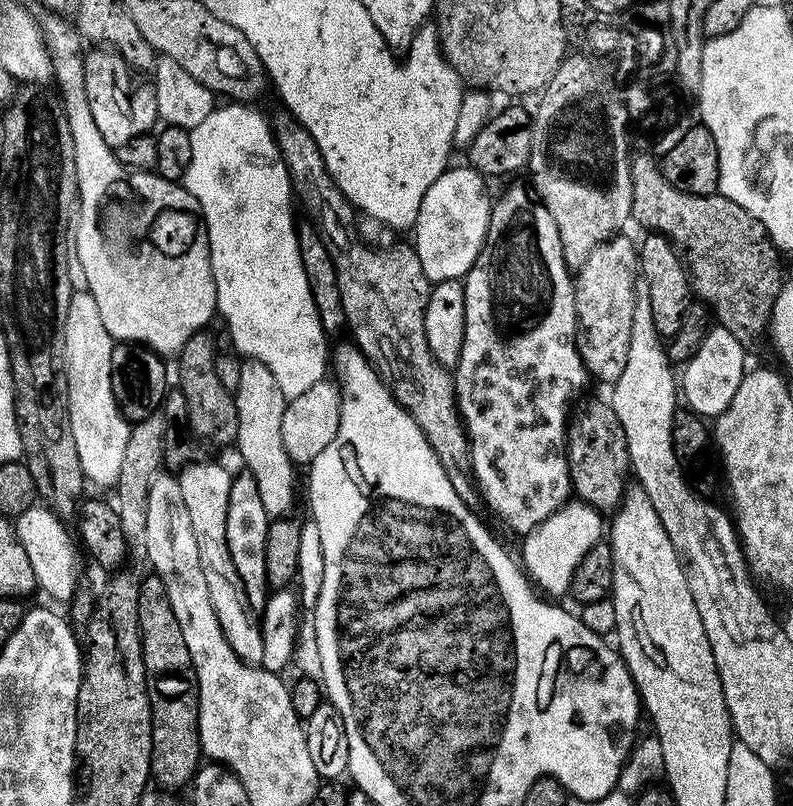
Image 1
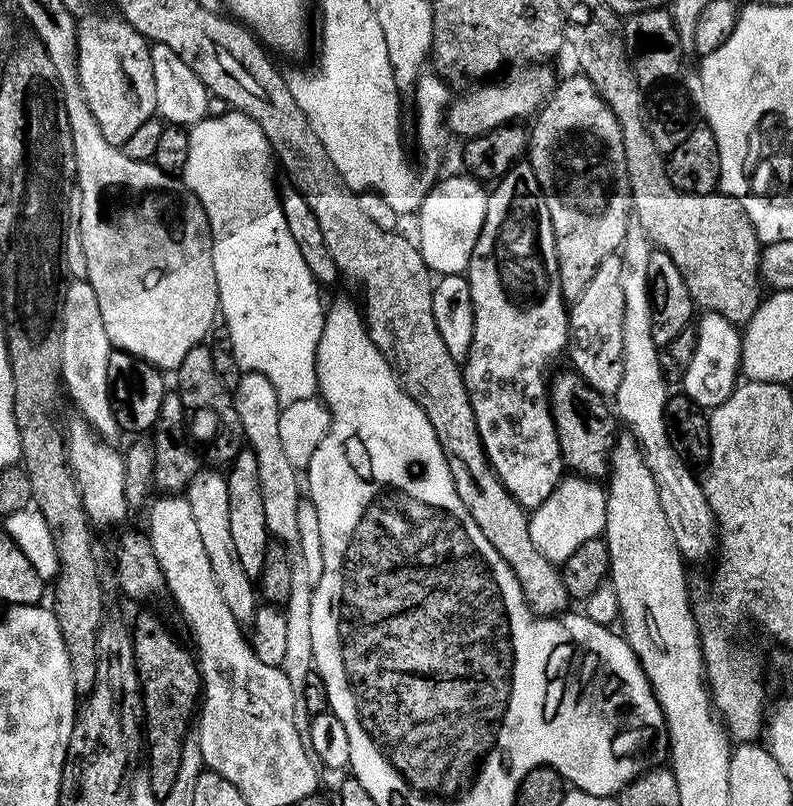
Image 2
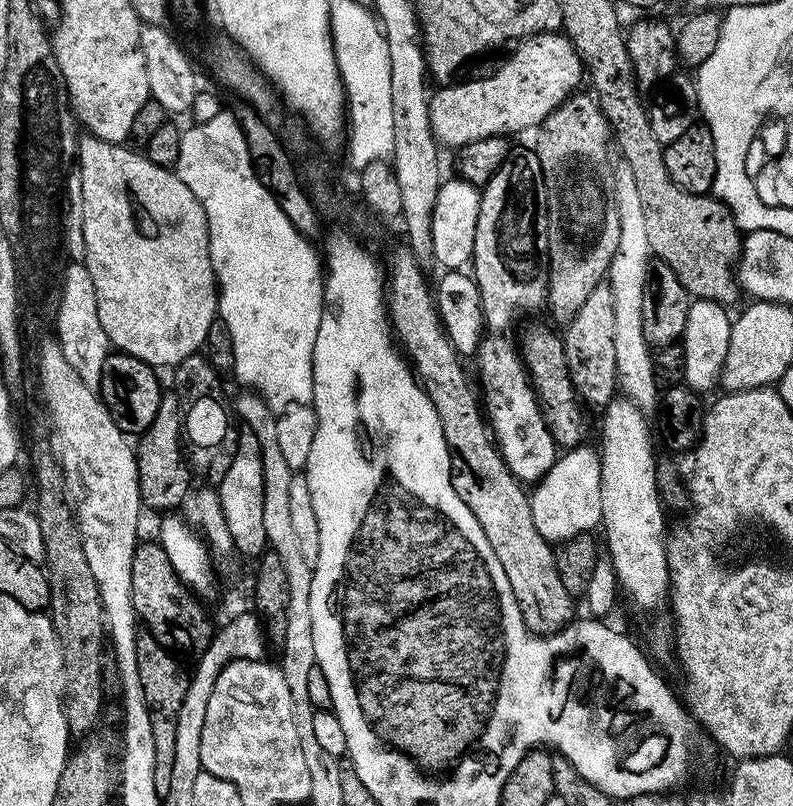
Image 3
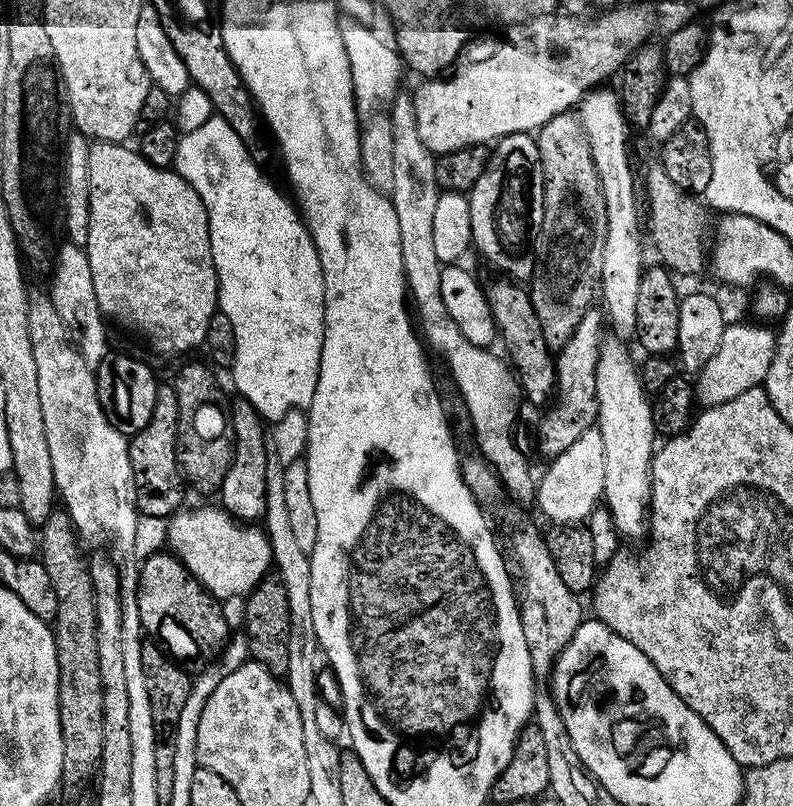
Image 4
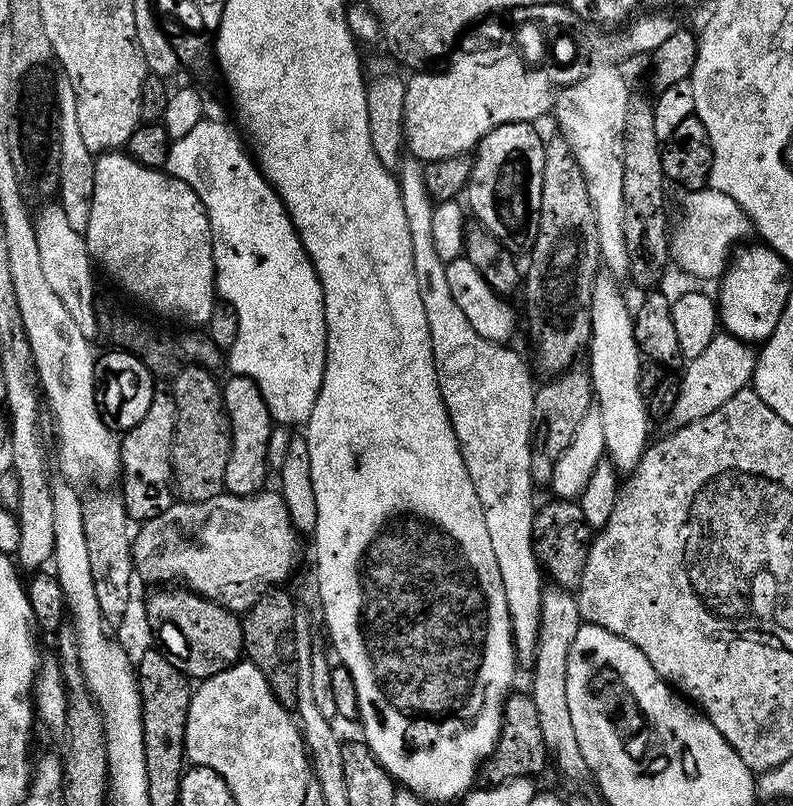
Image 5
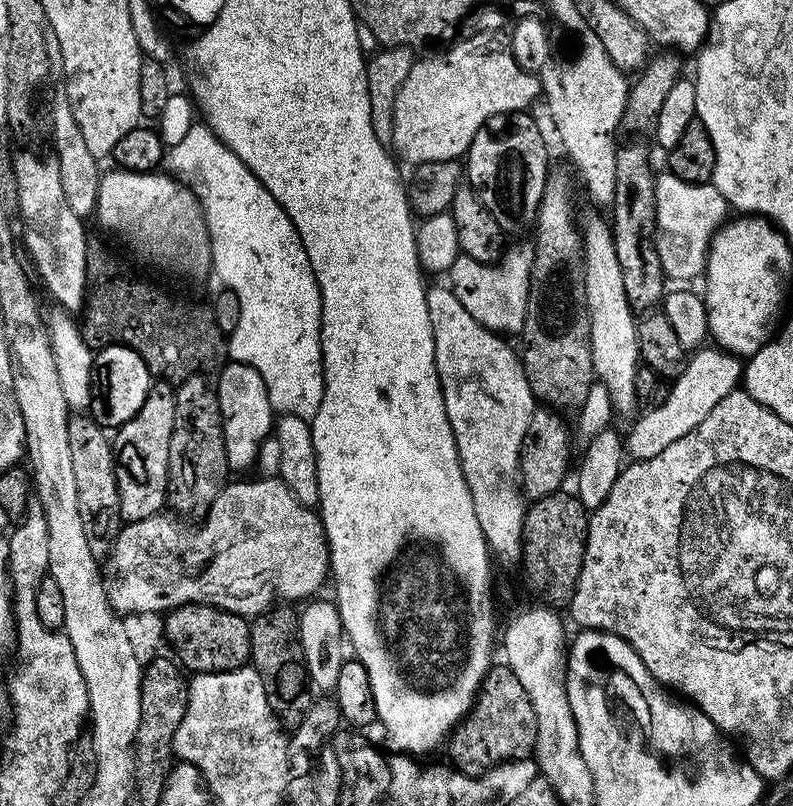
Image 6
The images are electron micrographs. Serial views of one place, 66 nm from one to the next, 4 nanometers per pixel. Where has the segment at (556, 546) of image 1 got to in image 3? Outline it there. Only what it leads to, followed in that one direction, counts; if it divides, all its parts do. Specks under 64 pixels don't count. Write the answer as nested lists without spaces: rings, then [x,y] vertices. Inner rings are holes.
[[[580,445],[567,449],[556,459],[555,465],[545,474],[531,491],[531,517],[534,518],[534,526],[549,543],[558,544],[570,540],[576,536],[591,533],[602,522],[602,488],[601,488],[601,462],[599,451],[591,445]]]

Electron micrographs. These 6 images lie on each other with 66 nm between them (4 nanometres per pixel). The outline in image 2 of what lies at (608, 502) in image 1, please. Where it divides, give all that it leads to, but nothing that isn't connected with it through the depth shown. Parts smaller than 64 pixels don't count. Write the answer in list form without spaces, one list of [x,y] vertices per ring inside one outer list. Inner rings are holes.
[[[575,370],[567,371],[553,371],[548,385],[548,404],[552,408],[552,421],[558,434],[564,467],[577,476],[599,481],[607,477],[610,471],[612,448],[618,435],[618,416],[609,401],[584,383]]]

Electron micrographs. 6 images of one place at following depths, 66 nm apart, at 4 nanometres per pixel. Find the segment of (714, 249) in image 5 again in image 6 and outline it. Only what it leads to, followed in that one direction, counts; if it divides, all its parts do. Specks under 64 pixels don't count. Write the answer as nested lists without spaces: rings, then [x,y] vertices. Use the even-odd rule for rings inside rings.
[[[664,170],[656,177],[656,249],[662,270],[669,281],[688,282],[701,275],[708,263],[708,247],[712,235],[730,216],[730,205],[711,182],[691,184]]]

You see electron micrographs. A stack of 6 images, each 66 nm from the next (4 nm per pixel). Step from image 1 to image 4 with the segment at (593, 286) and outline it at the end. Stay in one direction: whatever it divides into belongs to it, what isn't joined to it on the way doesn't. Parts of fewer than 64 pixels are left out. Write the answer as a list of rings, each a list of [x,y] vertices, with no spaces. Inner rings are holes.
[[[593,306],[586,314],[582,314],[582,322],[578,322],[578,330],[570,334],[566,346],[560,348],[554,356],[556,361],[556,391],[554,399],[547,405],[544,417],[540,420],[540,452],[546,458],[553,458],[569,449],[584,430],[596,424],[598,414],[598,358],[600,348],[606,339],[606,316],[599,307]]]

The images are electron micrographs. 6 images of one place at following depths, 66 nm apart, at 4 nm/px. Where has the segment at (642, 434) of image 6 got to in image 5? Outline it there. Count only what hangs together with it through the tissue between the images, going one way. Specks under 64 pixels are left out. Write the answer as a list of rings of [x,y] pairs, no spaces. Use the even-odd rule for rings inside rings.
[[[723,330],[717,331],[710,346],[706,346],[698,358],[687,361],[688,369],[684,372],[680,393],[672,404],[673,425],[689,424],[691,420],[706,418],[706,414],[714,414],[722,402],[730,402],[734,394],[745,391],[751,385],[757,355],[757,349],[749,341],[734,338]]]

